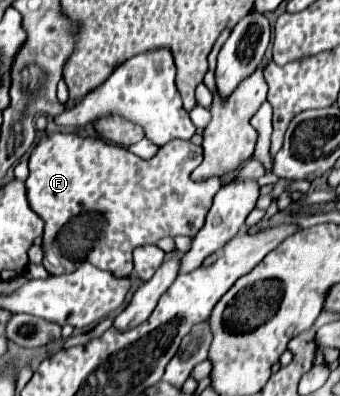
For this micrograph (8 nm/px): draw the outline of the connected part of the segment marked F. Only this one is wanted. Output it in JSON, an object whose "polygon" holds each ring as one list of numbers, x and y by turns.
{"polygon":[[71,133,43,135,29,157,29,177,25,181,29,205,43,217,43,267,49,275,75,271,81,263,91,263,97,269,113,271,115,277,127,277,133,271,133,249,139,245,157,243,163,237,187,235,195,237,205,223,215,193,223,183,211,177,201,183,191,179,191,171,201,163,203,147,191,141,169,141,155,157,139,159,125,147,105,143,101,137,79,137]]}

